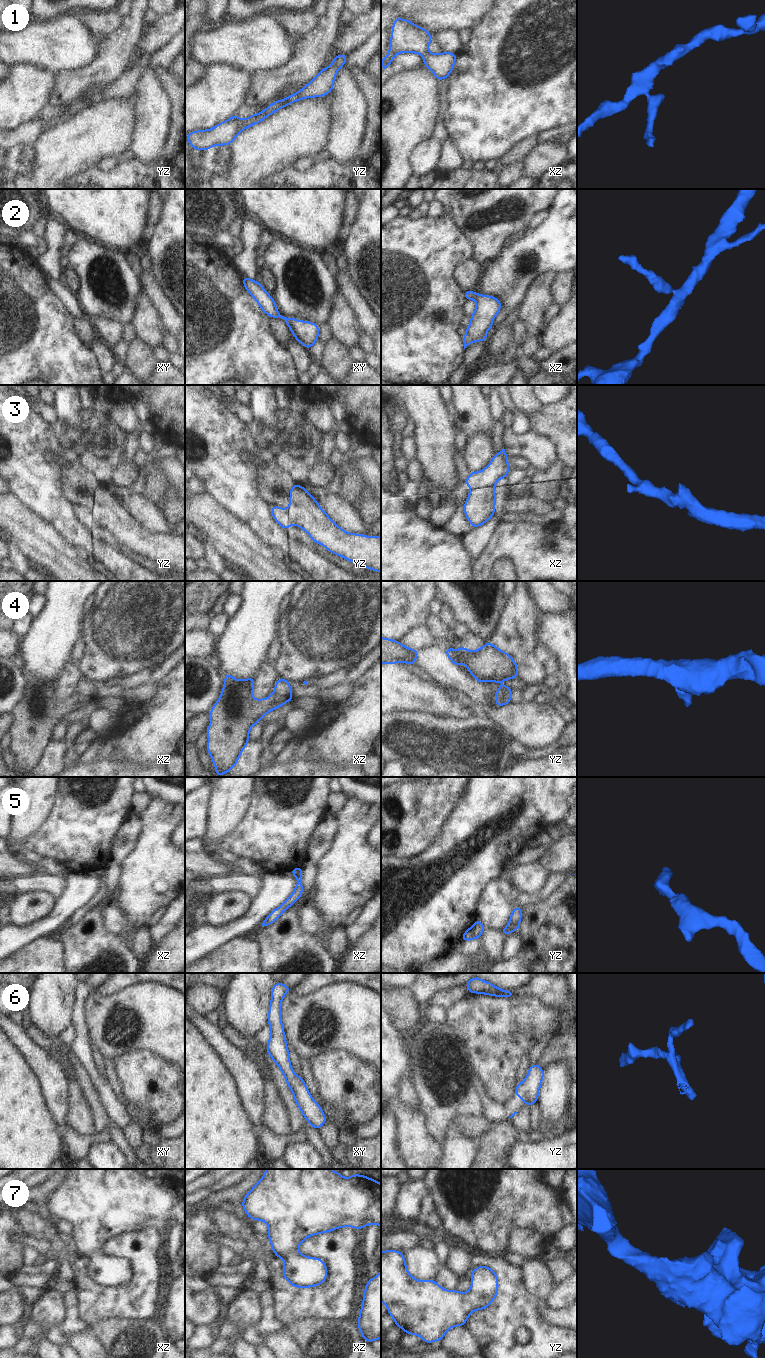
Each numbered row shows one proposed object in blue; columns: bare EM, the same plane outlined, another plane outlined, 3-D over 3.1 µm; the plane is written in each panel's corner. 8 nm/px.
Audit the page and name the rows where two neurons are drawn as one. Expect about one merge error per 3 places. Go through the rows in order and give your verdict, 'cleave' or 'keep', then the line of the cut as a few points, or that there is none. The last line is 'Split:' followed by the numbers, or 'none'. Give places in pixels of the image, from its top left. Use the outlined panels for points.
1: keep | no cut
2: keep | no cut
3: cleave | xz (471, 486), (493, 487)
4: keep | no cut
5: keep | no cut
6: keep | no cut
7: keep | no cut
Split: 3

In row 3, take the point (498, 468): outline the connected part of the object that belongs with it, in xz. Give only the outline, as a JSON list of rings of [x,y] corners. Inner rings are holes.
[[[503,447],[485,469],[480,472],[470,472],[465,484],[474,488],[494,487],[500,478],[507,477],[509,471],[507,458]]]

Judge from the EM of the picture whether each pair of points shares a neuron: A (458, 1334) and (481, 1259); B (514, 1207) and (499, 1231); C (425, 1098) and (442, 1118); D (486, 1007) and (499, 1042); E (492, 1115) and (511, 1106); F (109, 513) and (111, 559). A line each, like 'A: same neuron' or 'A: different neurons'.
A: different neurons
B: same neuron
C: same neuron
D: same neuron
E: same neuron
F: different neurons

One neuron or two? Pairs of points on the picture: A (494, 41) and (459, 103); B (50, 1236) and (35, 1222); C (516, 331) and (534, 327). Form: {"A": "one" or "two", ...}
{"A": "one", "B": "one", "C": "two"}

